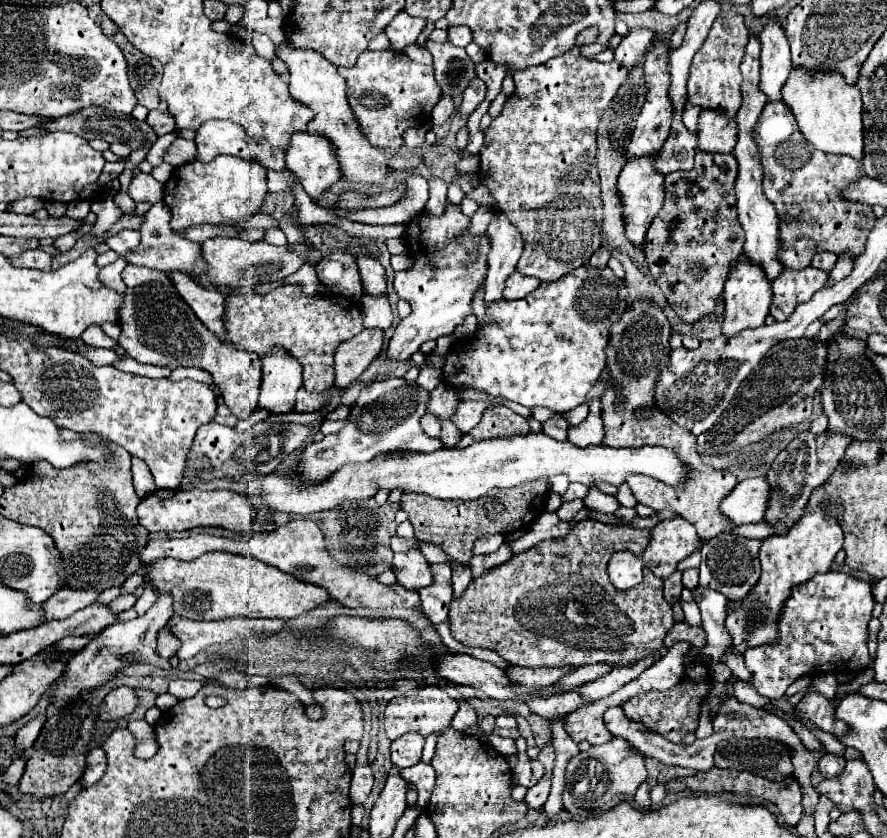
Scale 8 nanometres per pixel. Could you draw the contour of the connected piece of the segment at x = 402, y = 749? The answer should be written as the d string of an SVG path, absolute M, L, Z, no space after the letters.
M408 732L392 742L392 762L398 768L408 768L420 762L424 748L424 736L418 732Z

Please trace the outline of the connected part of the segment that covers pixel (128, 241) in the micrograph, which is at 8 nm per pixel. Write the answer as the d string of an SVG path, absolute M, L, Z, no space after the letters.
M122 230L116 236L110 236L104 240L118 256L124 256L130 250L136 250L140 244L140 232L138 230Z

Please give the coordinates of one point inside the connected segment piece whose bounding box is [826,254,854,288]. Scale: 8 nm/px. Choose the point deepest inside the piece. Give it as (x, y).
(843, 267)

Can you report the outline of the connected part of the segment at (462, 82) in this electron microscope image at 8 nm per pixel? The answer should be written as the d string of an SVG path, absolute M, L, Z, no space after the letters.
M426 42L434 58L434 76L442 90L442 96L460 98L466 86L476 78L476 64L468 58L464 48L450 46L448 42Z

